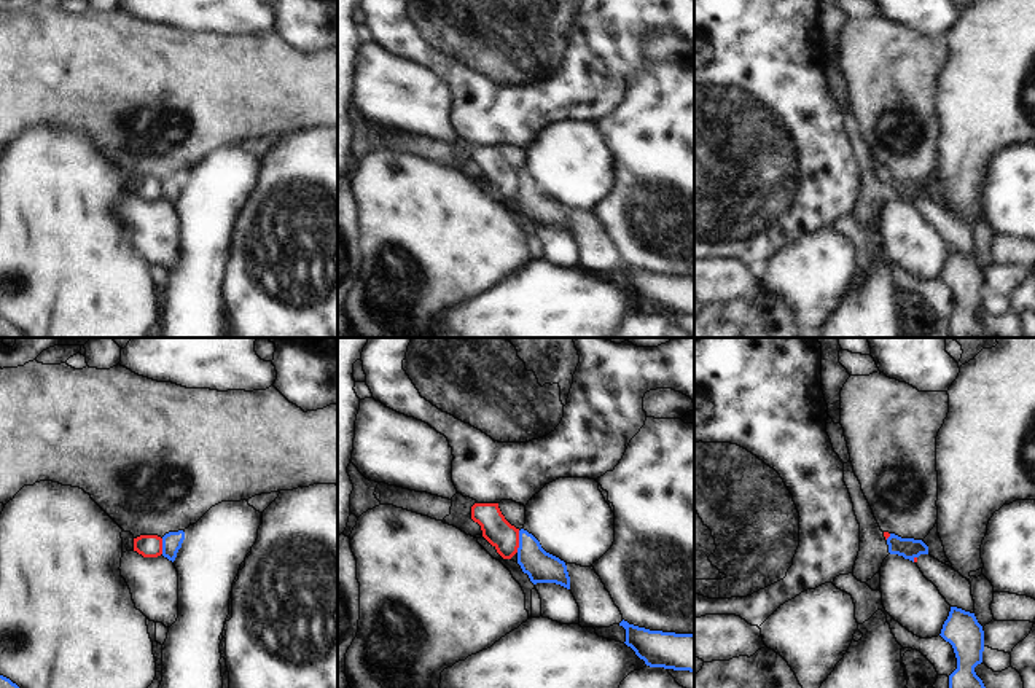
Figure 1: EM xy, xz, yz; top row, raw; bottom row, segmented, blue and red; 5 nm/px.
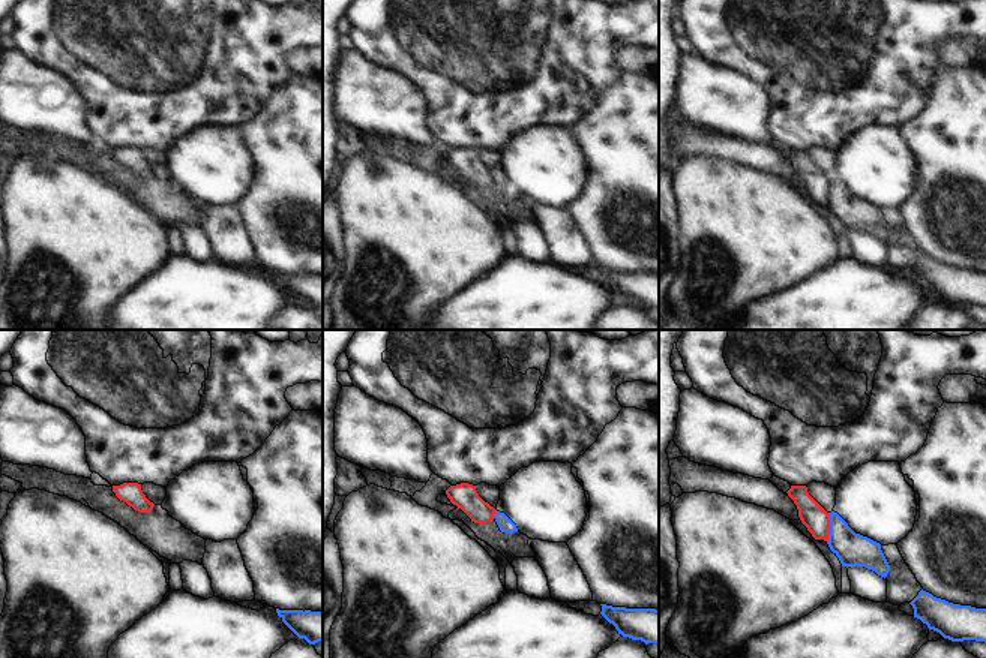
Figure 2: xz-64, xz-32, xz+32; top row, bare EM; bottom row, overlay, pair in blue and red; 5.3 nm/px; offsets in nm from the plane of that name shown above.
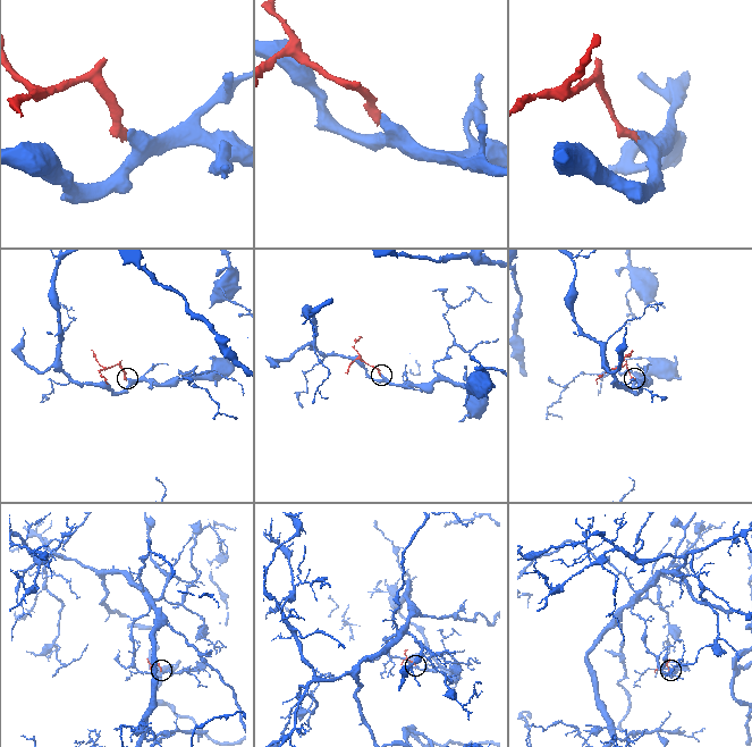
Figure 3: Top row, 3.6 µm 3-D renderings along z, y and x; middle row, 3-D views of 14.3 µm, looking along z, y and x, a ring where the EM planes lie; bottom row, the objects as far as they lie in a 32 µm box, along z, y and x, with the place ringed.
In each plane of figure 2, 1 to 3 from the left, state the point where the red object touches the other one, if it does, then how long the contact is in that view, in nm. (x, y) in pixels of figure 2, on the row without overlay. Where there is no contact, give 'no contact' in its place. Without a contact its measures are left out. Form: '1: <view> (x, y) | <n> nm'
1: no contact
2: xz-32 (494, 179) | 50 nm
3: xz+32 (830, 192) | 160 nm

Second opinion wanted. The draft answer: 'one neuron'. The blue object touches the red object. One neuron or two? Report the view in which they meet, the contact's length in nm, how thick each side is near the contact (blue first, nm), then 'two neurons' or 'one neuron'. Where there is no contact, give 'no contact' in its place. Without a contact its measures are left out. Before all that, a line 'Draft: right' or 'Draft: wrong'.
Draft: wrong
meets blue in xz; contact 110 nm long; 160 nm thick on the blue side, 150 nm on the other; two neurons

